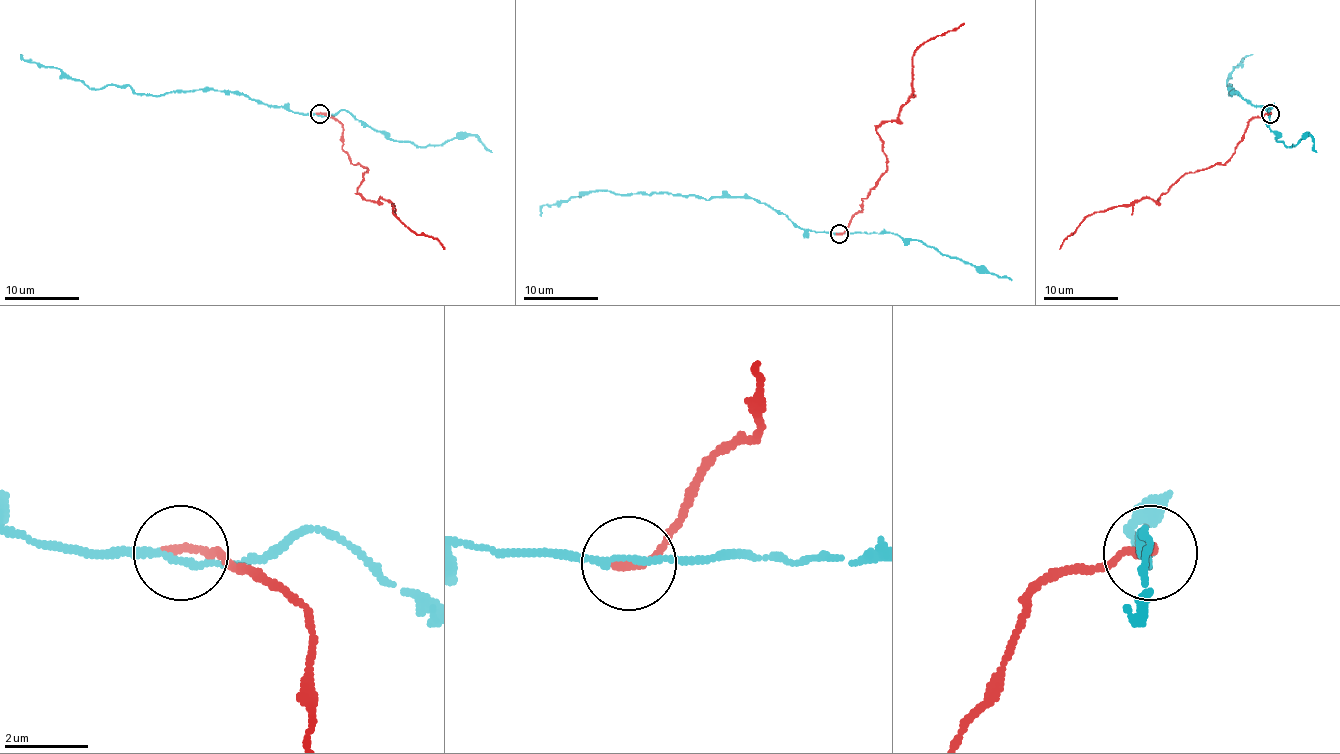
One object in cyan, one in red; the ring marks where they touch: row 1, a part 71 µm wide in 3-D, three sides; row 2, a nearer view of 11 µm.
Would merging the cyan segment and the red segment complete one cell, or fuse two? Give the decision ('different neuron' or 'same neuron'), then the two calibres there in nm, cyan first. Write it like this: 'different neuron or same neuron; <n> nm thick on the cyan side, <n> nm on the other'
different neuron; 150 nm thick on the cyan side, 240 nm on the other

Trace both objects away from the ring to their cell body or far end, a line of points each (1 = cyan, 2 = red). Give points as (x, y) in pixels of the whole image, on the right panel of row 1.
1: (1270, 115), (1263, 106), (1254, 106), (1233, 89), (1237, 91), (1229, 95), (1228, 74), (1252, 54)
2: (1270, 113), (1246, 124), (1229, 158), (1185, 173), (1157, 201), (1144, 197), (1090, 214), (1060, 249)

